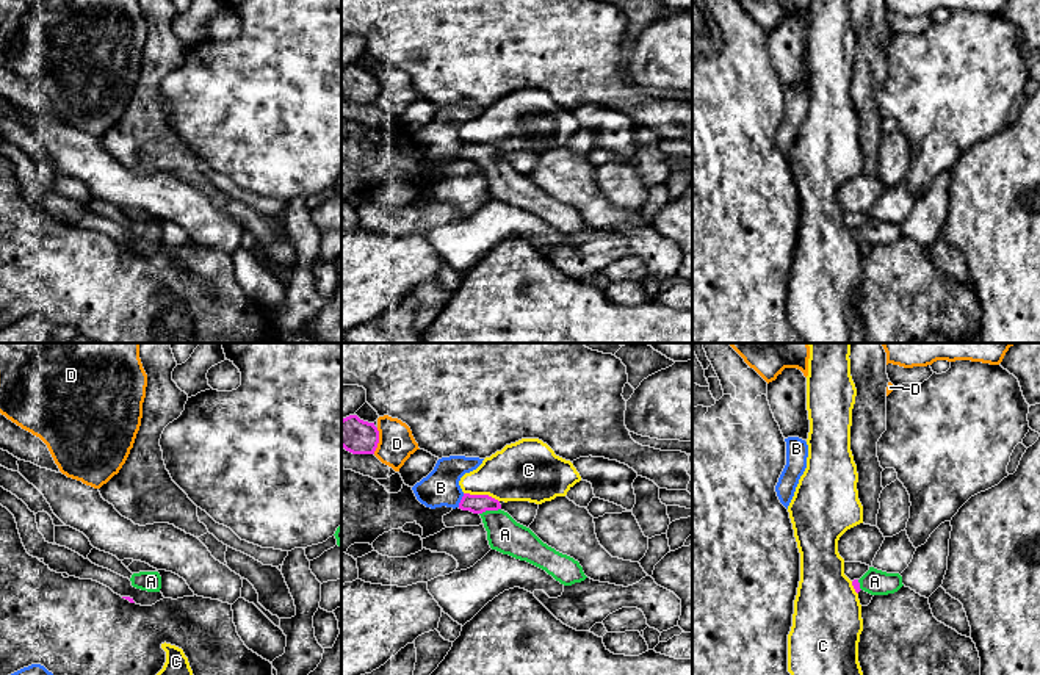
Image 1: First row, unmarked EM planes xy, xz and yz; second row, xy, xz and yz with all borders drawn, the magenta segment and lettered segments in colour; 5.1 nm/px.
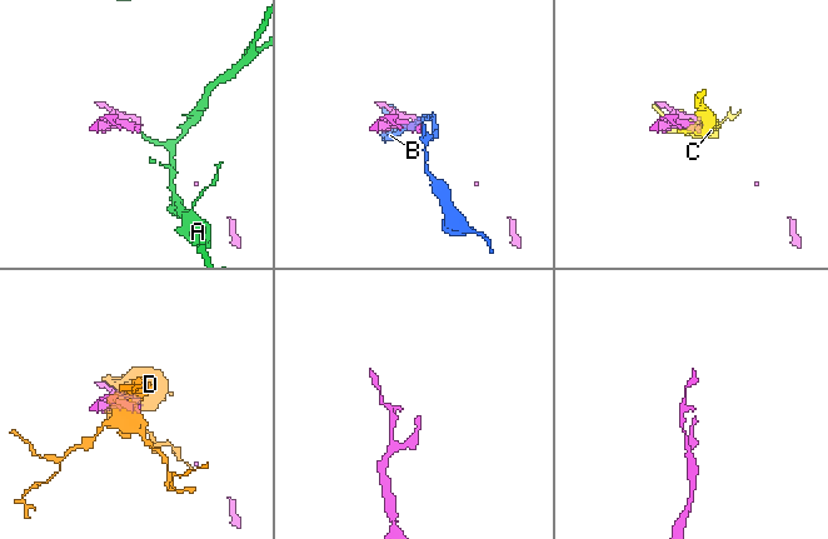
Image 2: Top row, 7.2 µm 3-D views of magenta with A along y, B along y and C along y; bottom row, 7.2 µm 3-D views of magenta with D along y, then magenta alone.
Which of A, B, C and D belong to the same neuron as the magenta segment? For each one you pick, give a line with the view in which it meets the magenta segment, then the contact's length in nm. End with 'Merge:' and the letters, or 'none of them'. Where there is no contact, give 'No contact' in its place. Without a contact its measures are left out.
A: Touches magenta in xz. Shared border 120 nm
Merge: A

